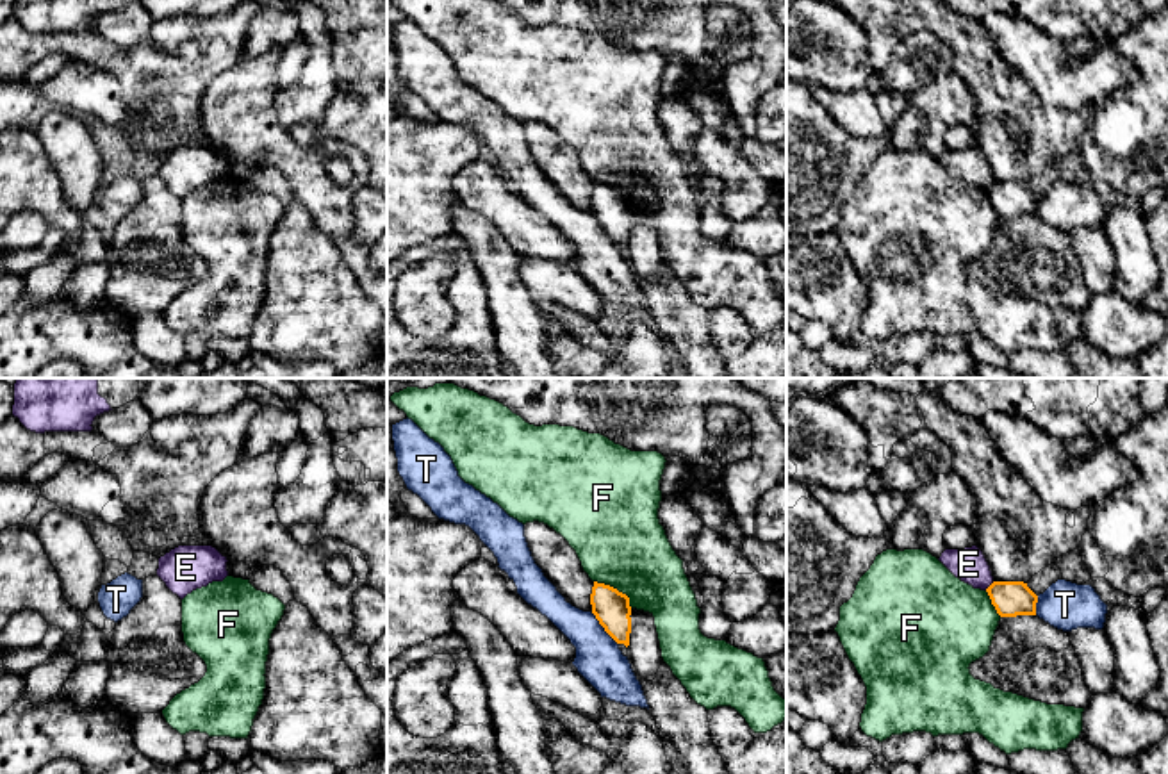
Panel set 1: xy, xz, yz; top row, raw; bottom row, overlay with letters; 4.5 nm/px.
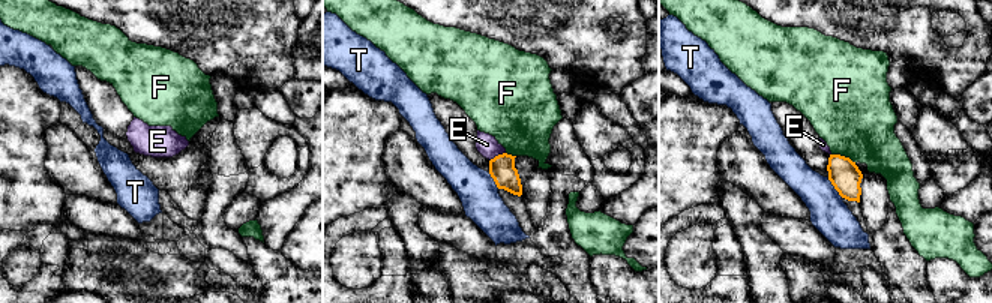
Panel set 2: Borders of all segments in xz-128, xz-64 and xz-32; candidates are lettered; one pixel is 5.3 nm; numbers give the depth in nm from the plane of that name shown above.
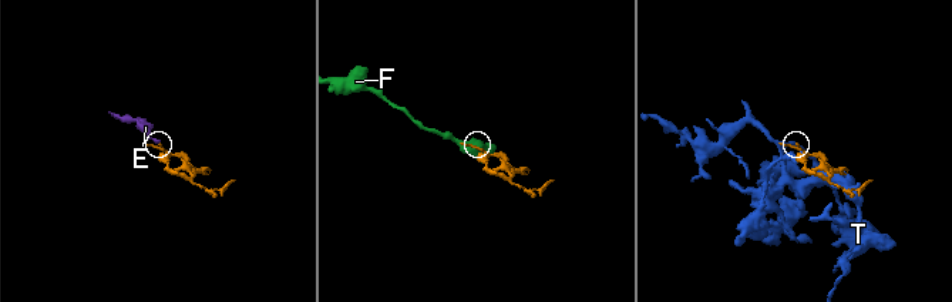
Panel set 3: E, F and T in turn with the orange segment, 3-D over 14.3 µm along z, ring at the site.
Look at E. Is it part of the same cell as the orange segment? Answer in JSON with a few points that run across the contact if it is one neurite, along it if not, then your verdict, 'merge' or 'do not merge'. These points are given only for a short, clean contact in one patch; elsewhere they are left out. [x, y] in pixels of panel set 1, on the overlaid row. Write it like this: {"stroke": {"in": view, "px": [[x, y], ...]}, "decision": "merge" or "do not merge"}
{"stroke": {"in": "yz", "px": [[994, 582], [985, 589]]}, "decision": "do not merge"}

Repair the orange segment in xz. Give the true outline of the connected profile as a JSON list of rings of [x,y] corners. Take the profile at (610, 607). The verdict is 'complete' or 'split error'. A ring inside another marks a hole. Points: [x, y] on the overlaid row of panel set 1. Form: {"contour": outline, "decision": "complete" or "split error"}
{"contour": [[[594,581],[590,594],[592,613],[605,631],[617,642],[629,646],[631,606],[629,597],[617,589]]], "decision": "complete"}

